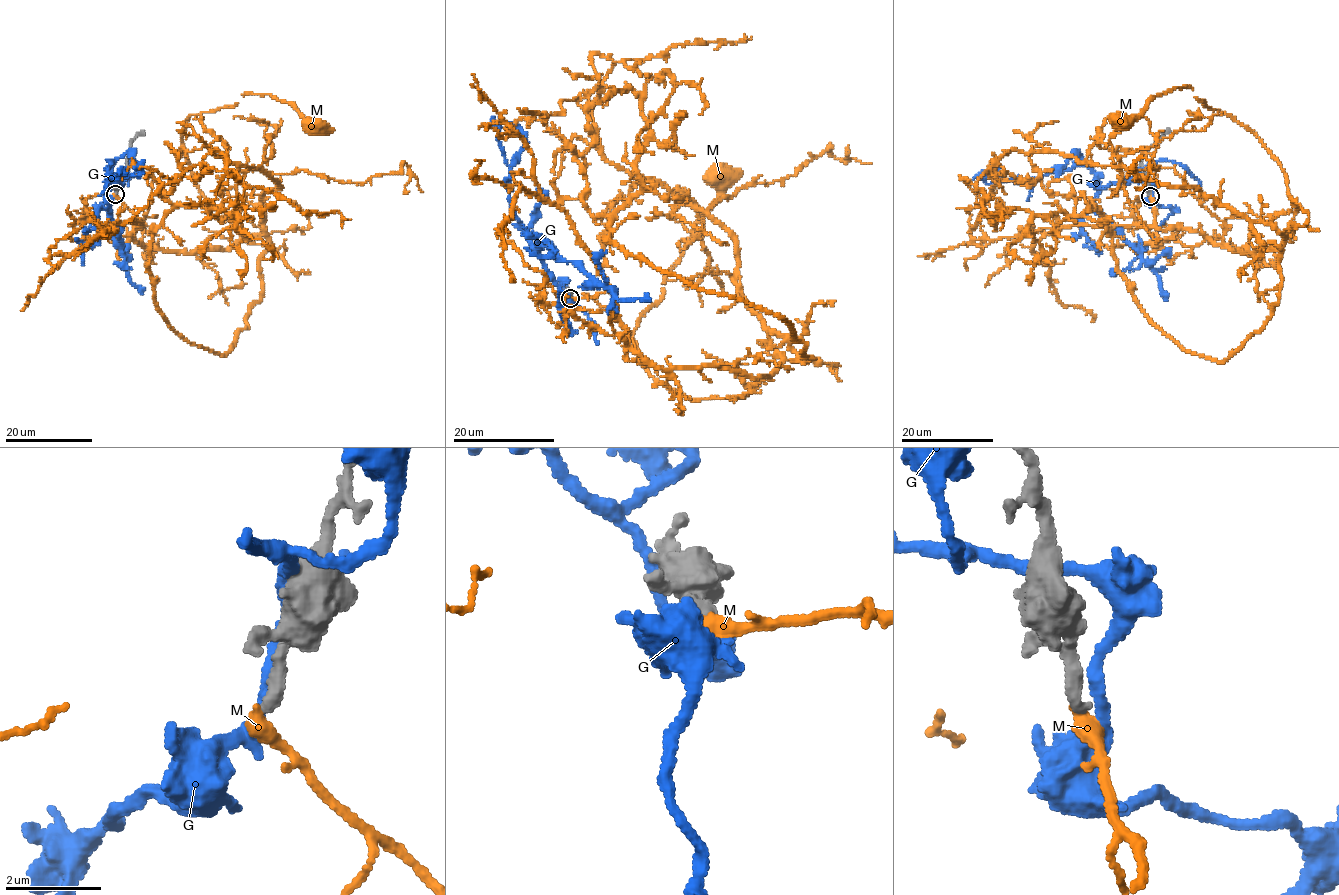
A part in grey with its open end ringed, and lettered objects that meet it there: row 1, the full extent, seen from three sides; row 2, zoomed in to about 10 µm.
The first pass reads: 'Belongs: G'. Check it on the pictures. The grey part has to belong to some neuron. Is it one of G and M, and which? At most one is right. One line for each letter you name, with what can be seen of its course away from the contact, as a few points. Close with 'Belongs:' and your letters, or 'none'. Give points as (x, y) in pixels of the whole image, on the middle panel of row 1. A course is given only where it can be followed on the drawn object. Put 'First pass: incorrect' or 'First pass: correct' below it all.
Belongs: none
First pass: incorrect

